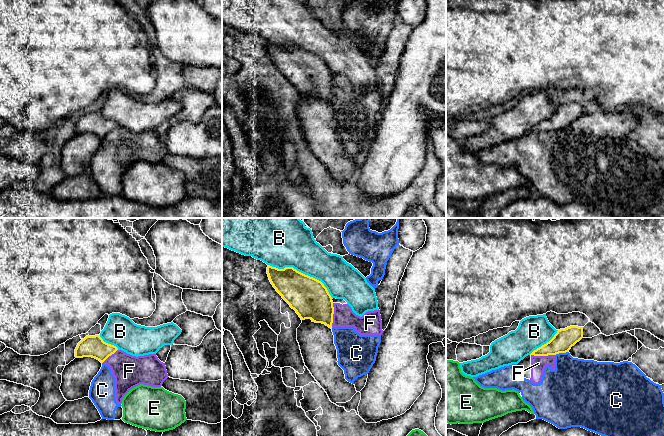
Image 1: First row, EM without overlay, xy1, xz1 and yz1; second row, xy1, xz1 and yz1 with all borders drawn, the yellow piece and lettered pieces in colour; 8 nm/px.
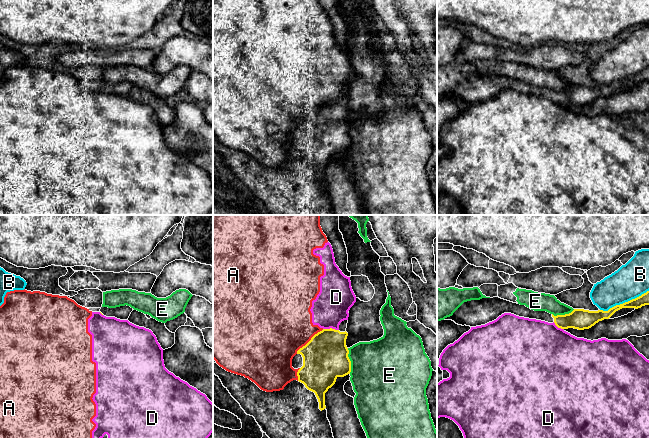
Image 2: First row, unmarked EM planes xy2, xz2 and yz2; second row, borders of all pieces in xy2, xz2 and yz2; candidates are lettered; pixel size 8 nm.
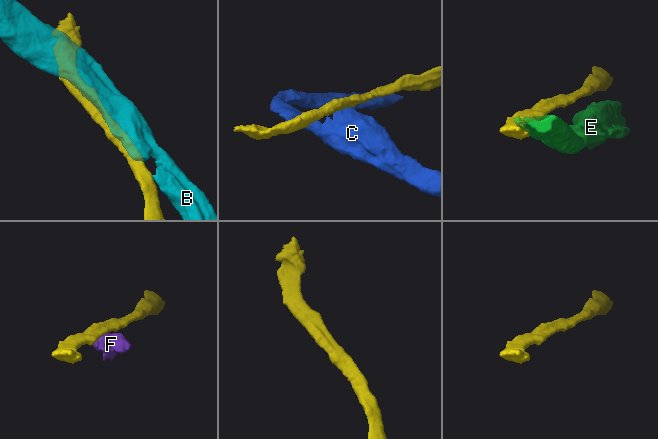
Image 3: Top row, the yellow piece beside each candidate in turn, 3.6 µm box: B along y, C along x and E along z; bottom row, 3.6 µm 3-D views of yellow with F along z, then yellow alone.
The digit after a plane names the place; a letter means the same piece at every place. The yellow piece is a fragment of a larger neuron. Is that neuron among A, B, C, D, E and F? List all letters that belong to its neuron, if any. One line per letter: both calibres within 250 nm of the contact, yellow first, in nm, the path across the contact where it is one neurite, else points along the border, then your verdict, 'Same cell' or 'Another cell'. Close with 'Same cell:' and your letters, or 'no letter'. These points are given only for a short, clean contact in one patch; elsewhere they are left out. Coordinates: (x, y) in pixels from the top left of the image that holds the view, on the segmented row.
A: Thickness 360 nm (yellow) against 460 nm. Another cell
B: Thickness 300 nm (yellow) against 360 nm. Another cell
C: Thickness 170 nm (yellow) against 360 nm. Another cell
D: Thickness 360 nm (yellow) against 280 nm. Another cell
E: Thickness 360 nm (yellow) against 480 nm. Another cell
F: Thickness 300 nm (yellow) against 170 nm. Boundary: xz1 (333, 303), (333, 322), (331, 327). Another cell
Same cell: no letter

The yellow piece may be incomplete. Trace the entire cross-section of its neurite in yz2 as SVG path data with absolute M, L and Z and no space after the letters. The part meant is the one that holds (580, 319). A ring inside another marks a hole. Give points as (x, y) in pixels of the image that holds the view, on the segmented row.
M649 291L641 296L616 305L608 311L589 311L574 309L571 313L554 316L546 311L534 311L525 305L513 303L499 297L482 298L464 302L452 316L444 320L452 320L458 325L476 327L496 320L504 313L511 313L519 317L536 319L548 323L555 323L558 328L589 329L599 321L609 319L616 311L622 308L641 308L649 305Z

